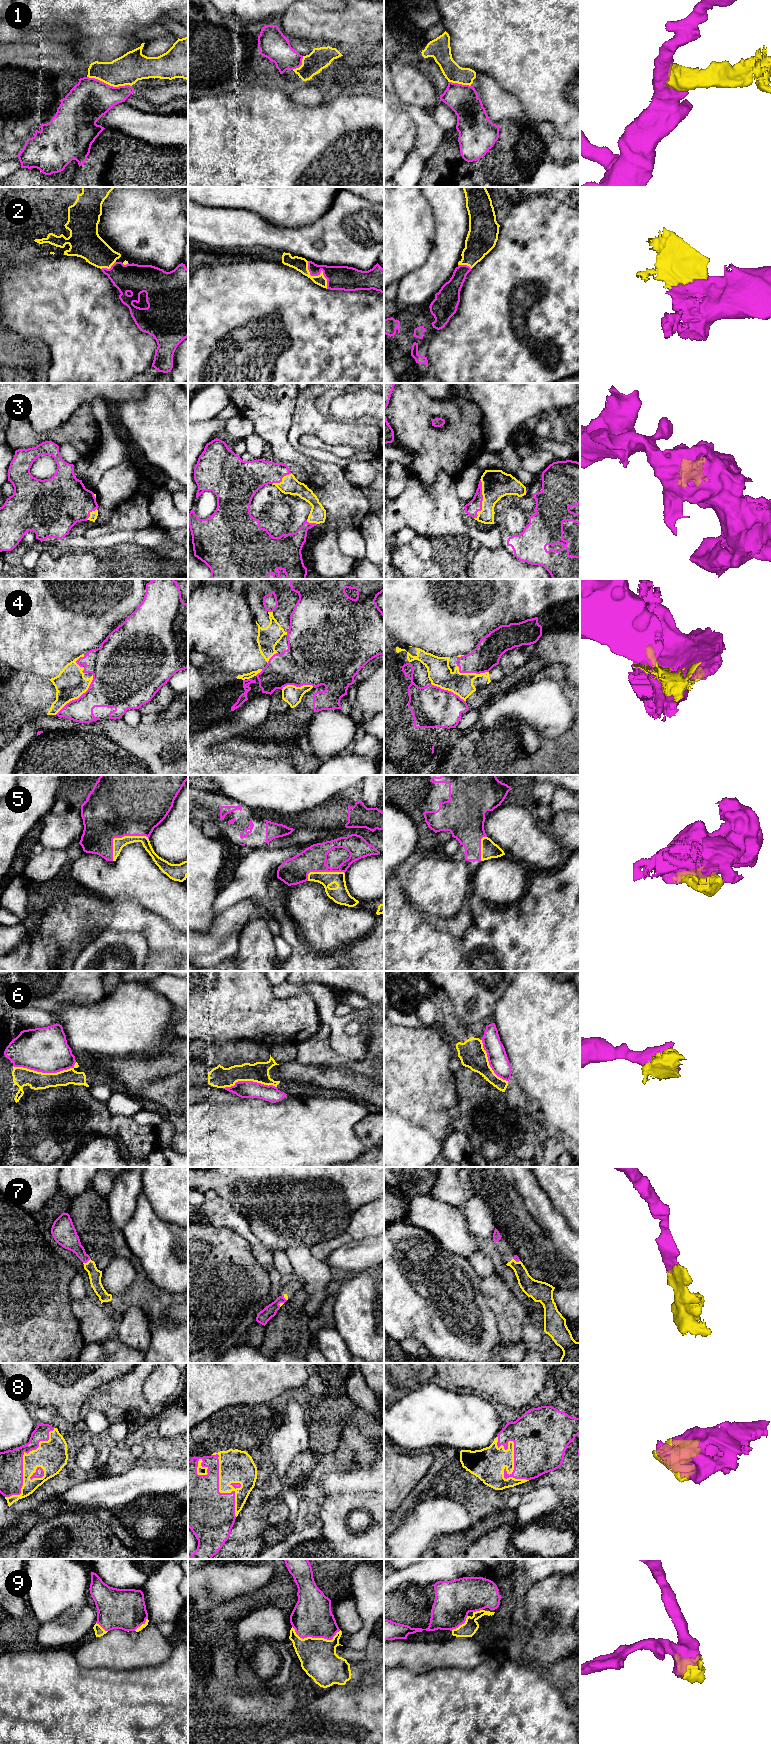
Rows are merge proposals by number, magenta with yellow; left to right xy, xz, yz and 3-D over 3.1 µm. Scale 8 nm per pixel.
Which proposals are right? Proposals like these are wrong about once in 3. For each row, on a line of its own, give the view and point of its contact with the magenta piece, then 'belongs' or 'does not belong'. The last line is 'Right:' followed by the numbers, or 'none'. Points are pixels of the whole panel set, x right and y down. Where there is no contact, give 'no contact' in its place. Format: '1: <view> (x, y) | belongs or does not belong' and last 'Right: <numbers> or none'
1: xy (109, 85) | does not belong
2: xz (317, 275) | belongs
3: yz (482, 499) | belongs
4: xy (79, 697) | does not belong
5: xy (120, 837) | belongs
6: xy (45, 1072) | does not belong
7: xy (86, 1262) | belongs
8: yz (514, 1453) | belongs
9: xz (315, 1637) | belongs
Right: 2, 3, 5, 7, 8, 9

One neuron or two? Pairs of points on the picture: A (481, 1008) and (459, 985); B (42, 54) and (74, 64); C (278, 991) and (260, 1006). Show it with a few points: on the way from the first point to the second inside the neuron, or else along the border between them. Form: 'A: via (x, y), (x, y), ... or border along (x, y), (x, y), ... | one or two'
A: via (481, 1001), (466, 985) | one
B: via (50, 56), (66, 60) | one
C: border along (271, 989), (278, 998), (289, 998), (297, 994) | two

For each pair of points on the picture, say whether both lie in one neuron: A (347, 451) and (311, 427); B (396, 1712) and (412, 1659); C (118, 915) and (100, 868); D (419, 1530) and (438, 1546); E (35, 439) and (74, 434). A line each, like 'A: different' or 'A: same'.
A: different
B: different
C: different
D: different
E: same

